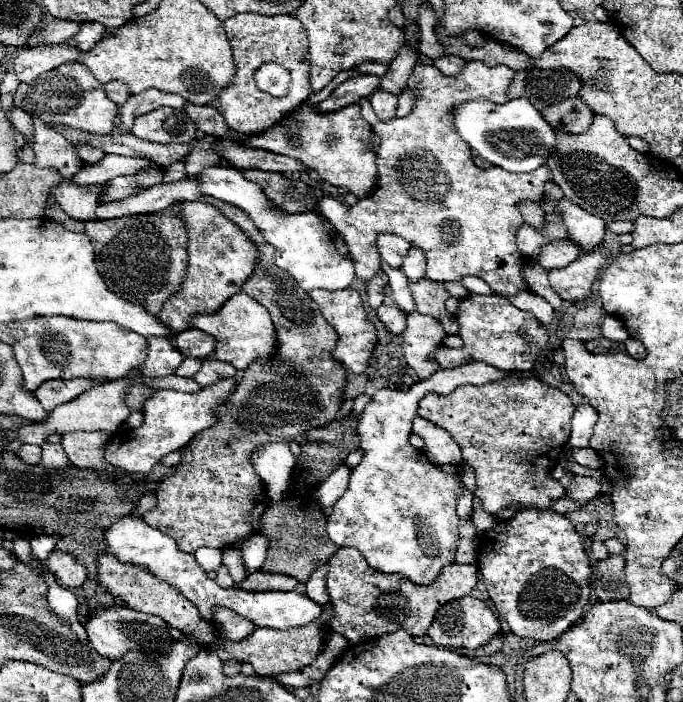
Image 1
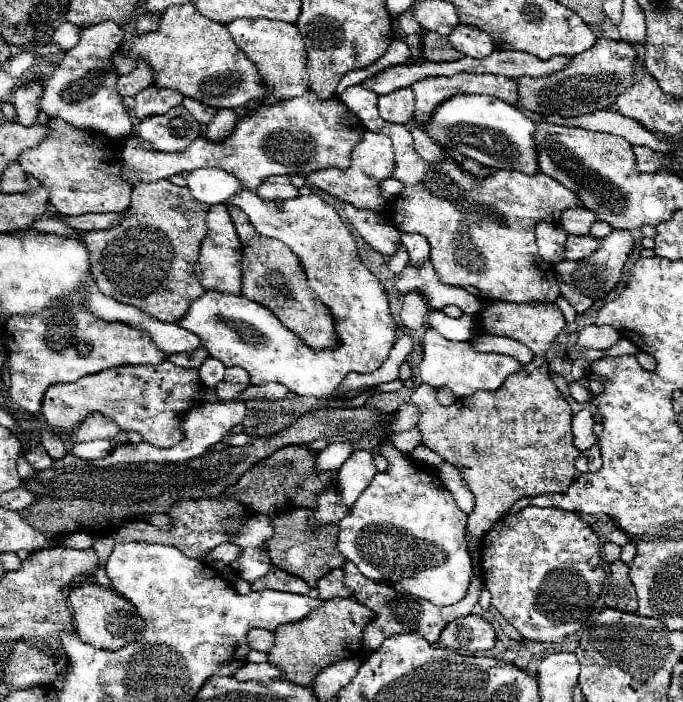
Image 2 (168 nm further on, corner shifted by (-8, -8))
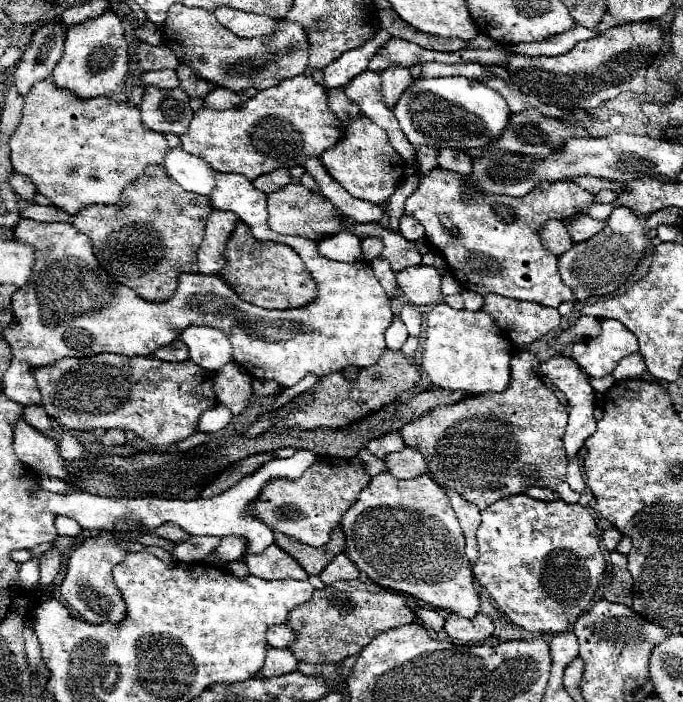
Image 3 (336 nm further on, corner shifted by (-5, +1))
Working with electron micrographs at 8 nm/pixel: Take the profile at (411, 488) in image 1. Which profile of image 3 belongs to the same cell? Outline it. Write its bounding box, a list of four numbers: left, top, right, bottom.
[341,471,479,617]

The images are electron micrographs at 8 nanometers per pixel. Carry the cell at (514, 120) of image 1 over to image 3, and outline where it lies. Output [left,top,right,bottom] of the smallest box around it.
[393,77,511,147]

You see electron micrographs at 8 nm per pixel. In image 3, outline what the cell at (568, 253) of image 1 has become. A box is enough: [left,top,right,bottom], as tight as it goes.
[567,215,605,243]

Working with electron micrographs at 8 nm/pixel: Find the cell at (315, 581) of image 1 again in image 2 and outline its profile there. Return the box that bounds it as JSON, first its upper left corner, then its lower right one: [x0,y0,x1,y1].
[318,568,352,600]

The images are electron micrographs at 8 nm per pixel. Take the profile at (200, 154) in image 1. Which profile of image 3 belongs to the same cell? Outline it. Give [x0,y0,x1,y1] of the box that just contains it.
[205,89,241,111]

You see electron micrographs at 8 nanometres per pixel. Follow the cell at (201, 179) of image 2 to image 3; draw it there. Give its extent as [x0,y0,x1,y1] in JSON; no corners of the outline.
[163,149,215,195]

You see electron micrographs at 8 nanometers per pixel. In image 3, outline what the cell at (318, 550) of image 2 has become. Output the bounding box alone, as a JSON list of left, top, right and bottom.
[273,527,345,575]

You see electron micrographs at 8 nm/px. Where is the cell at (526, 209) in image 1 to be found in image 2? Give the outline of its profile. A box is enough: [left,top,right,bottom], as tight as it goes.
[536,222,568,264]

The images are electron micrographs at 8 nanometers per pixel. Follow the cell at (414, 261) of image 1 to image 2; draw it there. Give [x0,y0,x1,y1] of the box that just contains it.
[400,234,430,266]

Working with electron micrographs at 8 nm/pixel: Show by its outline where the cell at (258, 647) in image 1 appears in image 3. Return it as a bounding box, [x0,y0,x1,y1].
[287,581,415,663]

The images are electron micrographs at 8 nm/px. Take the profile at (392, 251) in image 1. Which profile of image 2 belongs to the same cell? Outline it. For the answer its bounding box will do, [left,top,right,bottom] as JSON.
[344,204,400,256]

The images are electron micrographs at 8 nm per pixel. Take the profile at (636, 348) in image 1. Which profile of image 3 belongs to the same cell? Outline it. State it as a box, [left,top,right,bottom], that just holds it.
[613,353,647,381]

